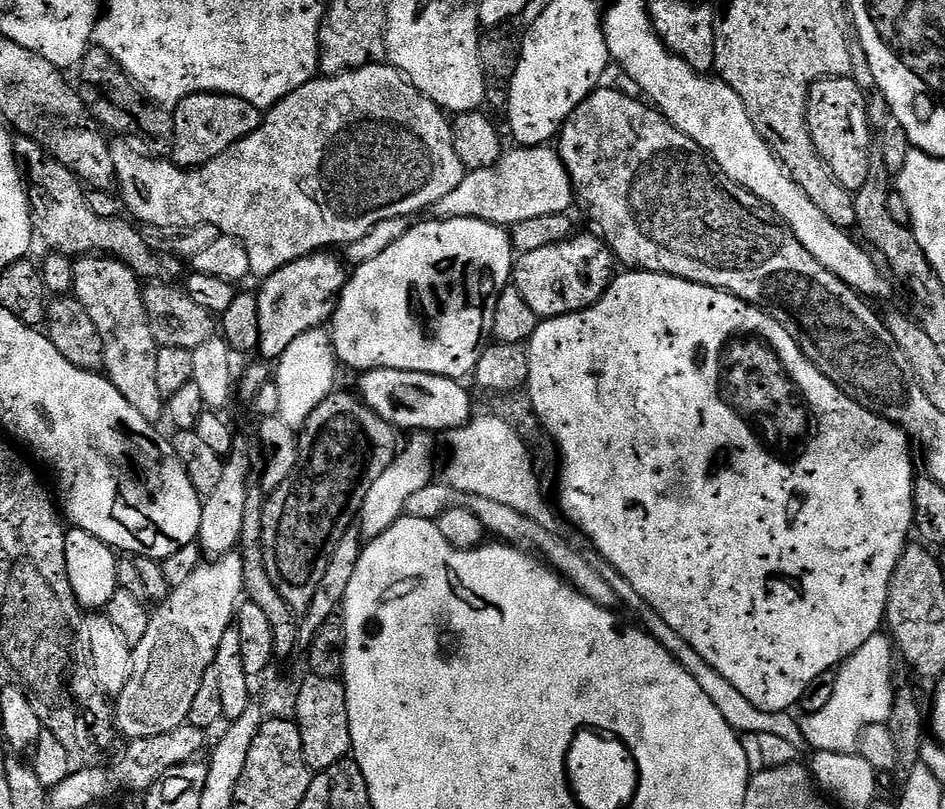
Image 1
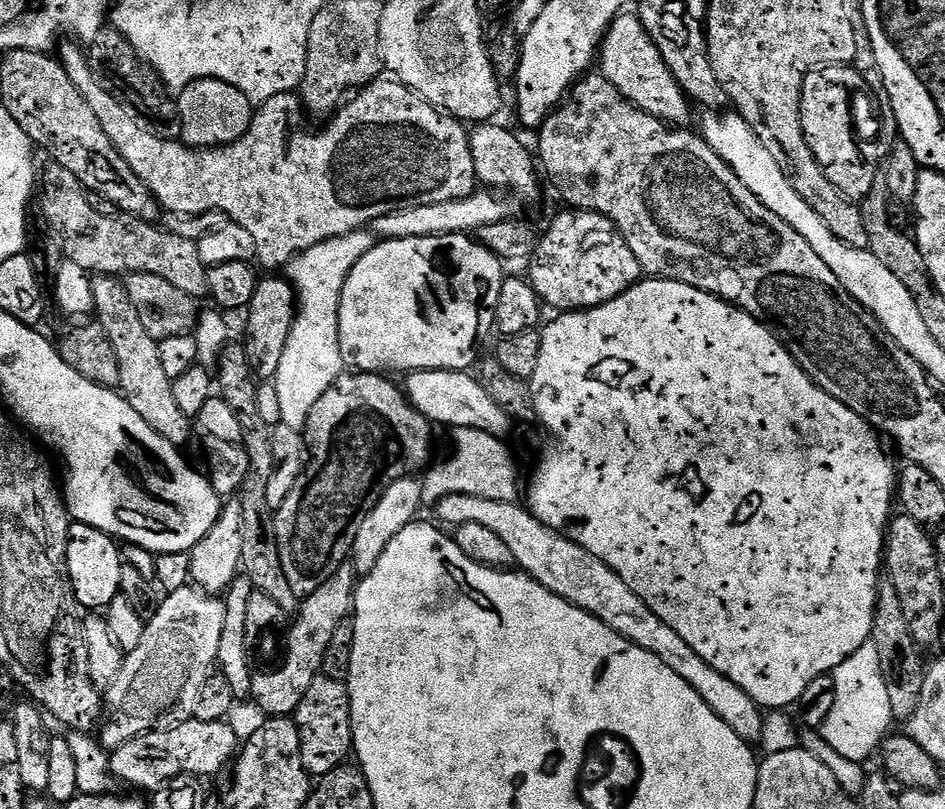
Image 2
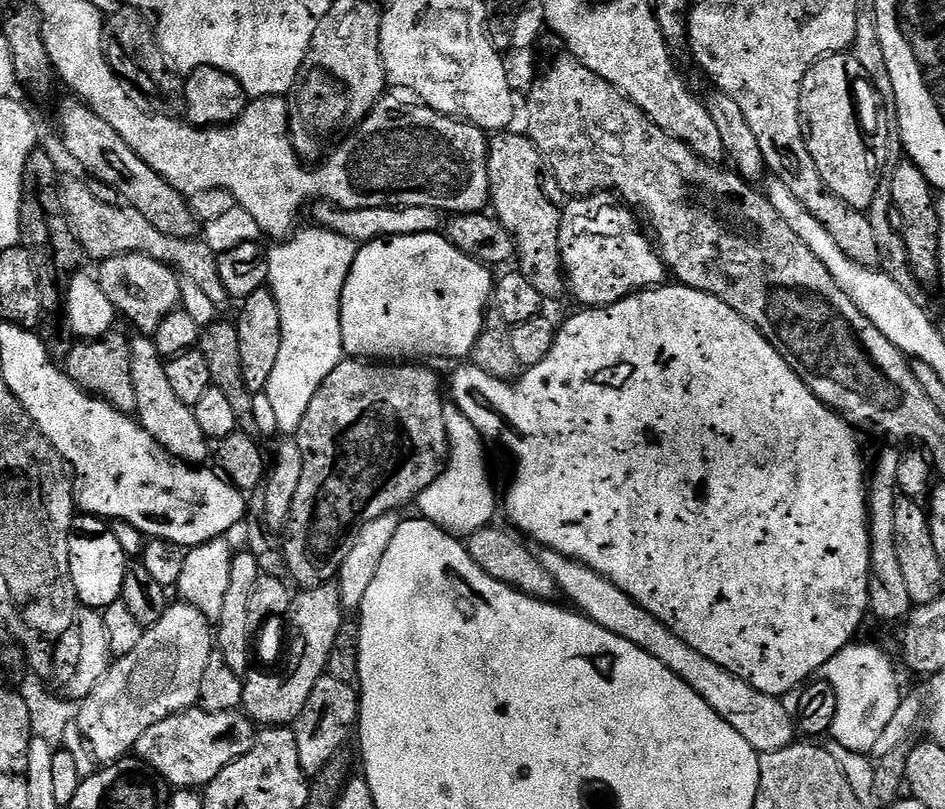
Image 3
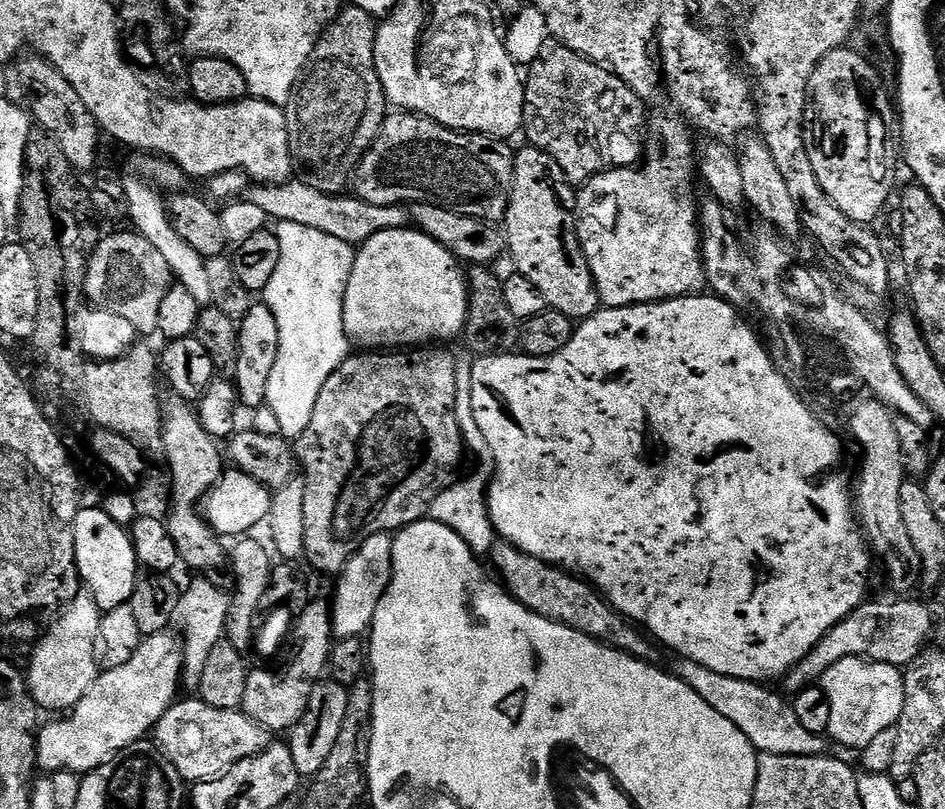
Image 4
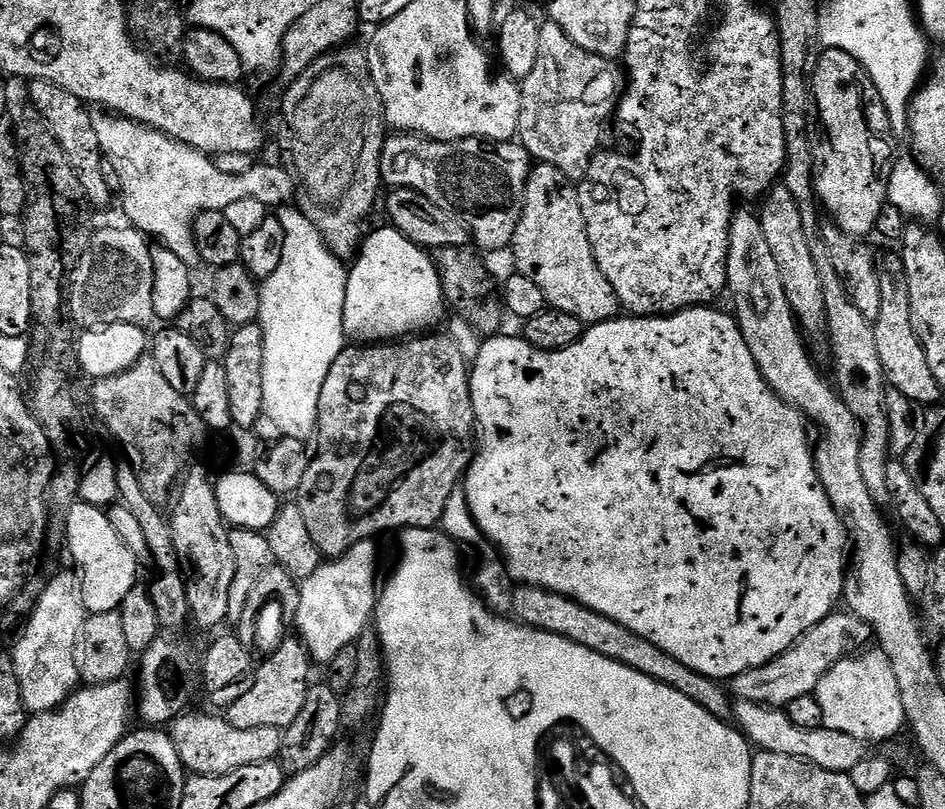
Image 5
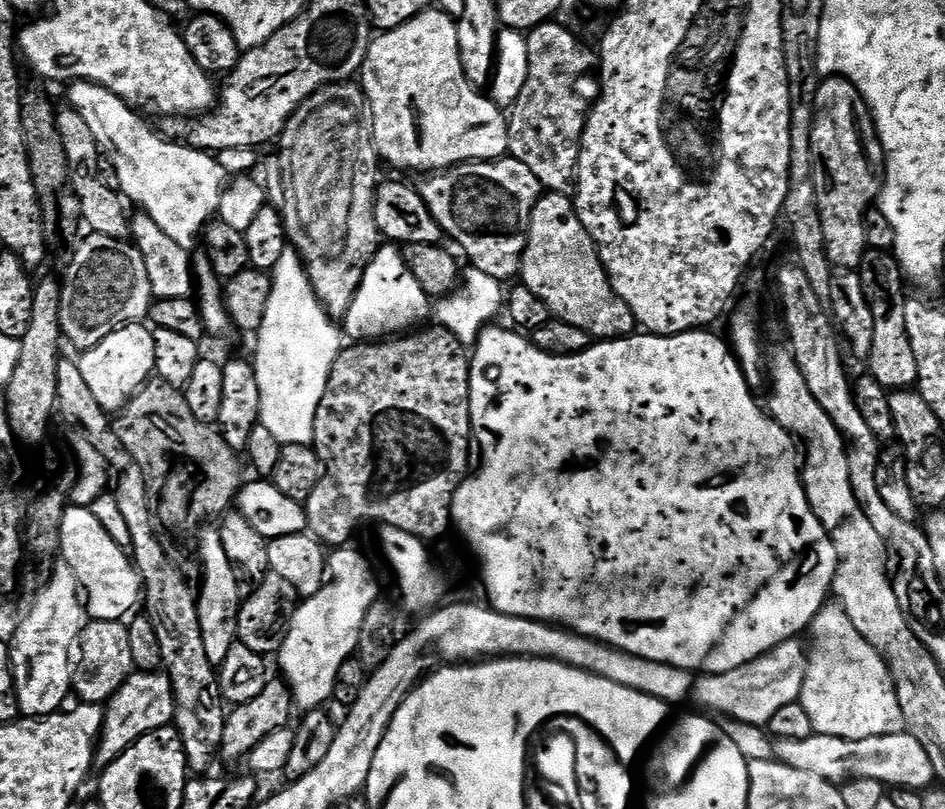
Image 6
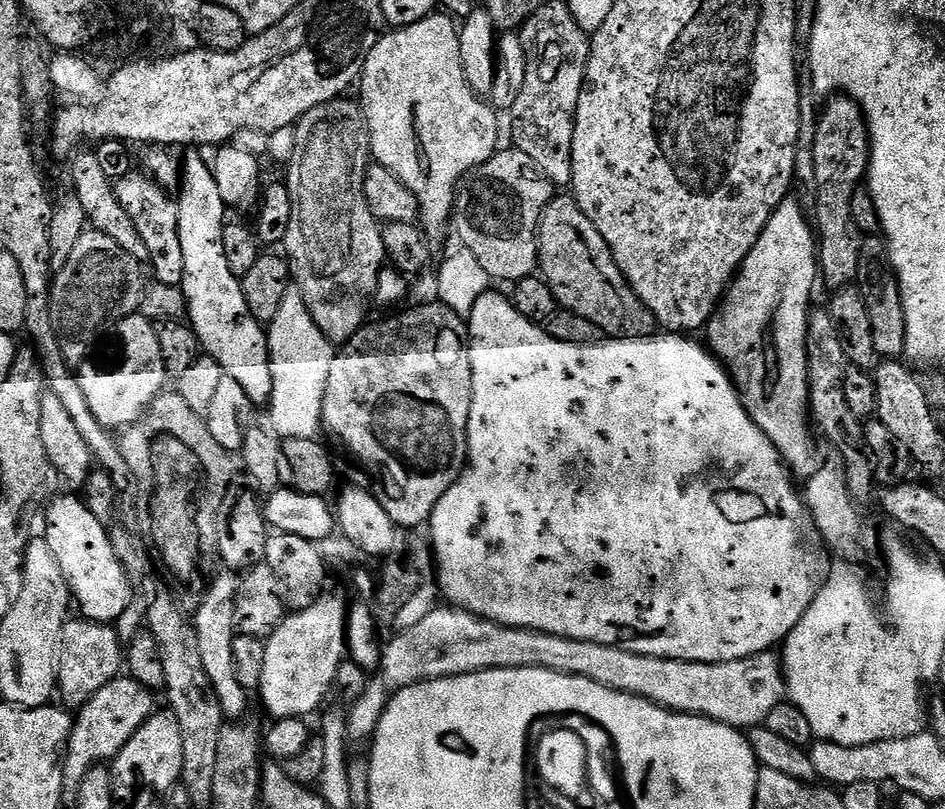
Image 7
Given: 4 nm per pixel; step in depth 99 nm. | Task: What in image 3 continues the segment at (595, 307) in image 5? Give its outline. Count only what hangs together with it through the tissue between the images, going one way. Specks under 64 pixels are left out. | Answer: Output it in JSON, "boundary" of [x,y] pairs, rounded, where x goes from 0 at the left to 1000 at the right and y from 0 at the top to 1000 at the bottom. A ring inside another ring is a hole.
{"boundary":[[[534,162],[517,172],[516,214],[521,227],[519,252],[522,263],[546,300],[549,336],[577,371],[590,368],[601,358],[593,311],[595,267],[578,242],[572,225],[581,213],[579,197],[558,167]]]}

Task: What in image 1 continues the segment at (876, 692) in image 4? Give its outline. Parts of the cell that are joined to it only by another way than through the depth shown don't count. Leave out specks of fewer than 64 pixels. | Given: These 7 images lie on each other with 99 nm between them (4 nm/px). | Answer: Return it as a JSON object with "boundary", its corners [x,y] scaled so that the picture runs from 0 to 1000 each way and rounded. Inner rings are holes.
{"boundary":[[[928,784],[922,786],[904,807],[902,812],[893,817],[885,831],[885,847],[883,859],[870,878],[854,881],[847,890],[847,901],[853,912],[856,926],[863,930],[895,930],[905,926],[910,918],[910,906],[915,905],[923,895],[939,895],[942,888],[944,869],[948,867],[948,855],[944,850],[944,808],[946,811],[946,796],[939,785]]]}

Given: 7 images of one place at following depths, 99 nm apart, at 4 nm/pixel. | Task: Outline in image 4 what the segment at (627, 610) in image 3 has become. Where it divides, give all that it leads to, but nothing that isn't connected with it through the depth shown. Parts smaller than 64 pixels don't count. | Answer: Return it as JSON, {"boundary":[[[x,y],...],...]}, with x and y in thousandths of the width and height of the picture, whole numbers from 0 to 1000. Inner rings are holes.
{"boundary":[[[720,816],[715,833],[720,839],[743,863],[743,868],[751,868],[764,888],[770,888],[789,907],[789,912],[800,923],[801,931],[814,934],[866,934],[873,928],[872,910],[862,910],[840,883],[837,869],[829,865],[821,855],[816,855],[816,849],[804,843],[772,838],[768,833],[757,833],[739,818]]]}

